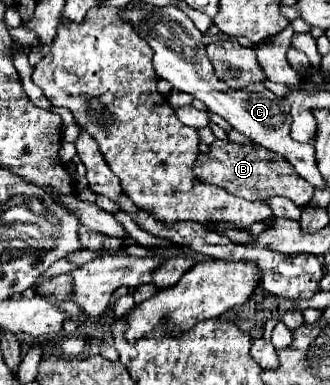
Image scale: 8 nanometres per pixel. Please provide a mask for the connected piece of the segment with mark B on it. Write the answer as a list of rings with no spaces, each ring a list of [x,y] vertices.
[[[215,139],[211,143],[209,155],[197,157],[197,161],[193,165],[193,173],[201,181],[219,185],[219,187],[227,189],[229,193],[235,193],[247,201],[261,201],[263,197],[285,195],[297,207],[301,207],[301,205],[307,205],[309,197],[313,195],[313,185],[307,183],[303,177],[299,177],[297,171],[293,169],[293,165],[289,165],[285,159],[269,153],[263,147],[257,147],[257,149],[239,147],[237,143],[233,143],[229,139],[225,139],[225,141]]]

